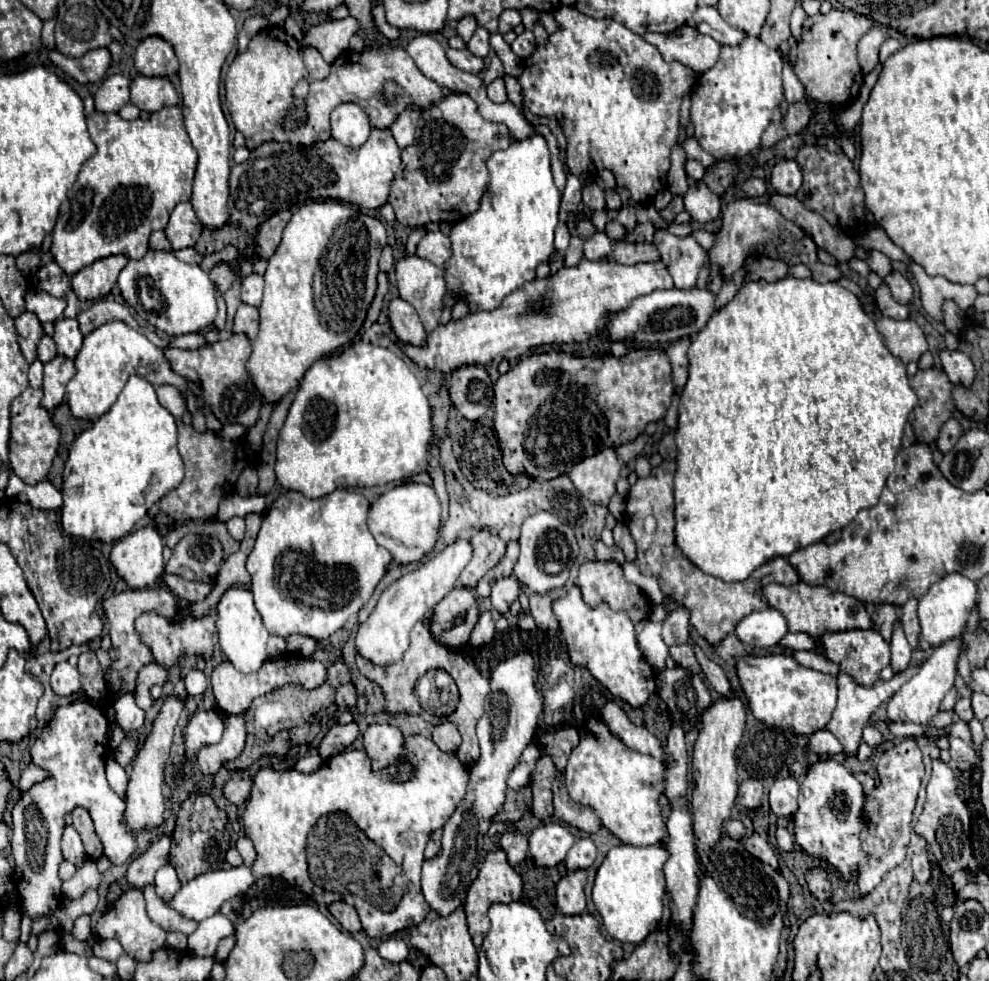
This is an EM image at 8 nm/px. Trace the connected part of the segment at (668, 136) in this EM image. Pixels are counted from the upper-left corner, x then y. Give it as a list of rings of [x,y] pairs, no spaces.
[[[559,6],[555,10],[555,20],[559,22],[559,30],[549,34],[547,44],[537,44],[535,52],[521,62],[523,72],[519,76],[519,84],[521,84],[521,92],[523,92],[523,100],[525,100],[527,108],[533,114],[555,118],[559,122],[559,126],[563,128],[563,134],[567,138],[567,166],[569,166],[571,174],[579,176],[581,172],[591,172],[591,164],[593,164],[593,168],[597,172],[599,170],[611,170],[615,176],[619,176],[619,178],[615,178],[617,184],[627,188],[635,202],[651,202],[659,190],[667,188],[667,172],[669,172],[669,166],[671,166],[671,150],[677,144],[677,136],[679,136],[679,106],[681,106],[683,96],[691,92],[691,88],[693,88],[693,84],[697,80],[697,72],[683,66],[681,62],[671,62],[671,64],[665,62],[661,58],[659,50],[653,44],[649,44],[643,36],[627,30],[625,26],[621,26],[619,22],[615,22],[611,18],[595,20],[595,18],[589,18],[589,16],[581,14],[573,6]]]

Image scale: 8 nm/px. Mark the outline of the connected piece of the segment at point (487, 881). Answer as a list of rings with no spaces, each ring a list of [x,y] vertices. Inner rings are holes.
[[[495,850],[489,852],[483,866],[479,868],[479,876],[477,880],[471,884],[467,898],[465,898],[465,914],[467,914],[467,926],[469,926],[469,934],[473,938],[473,944],[477,948],[481,948],[481,942],[485,938],[485,934],[489,932],[489,918],[487,918],[487,910],[491,904],[509,904],[521,898],[523,892],[523,880],[521,876],[509,866],[507,862],[507,854],[503,850]]]

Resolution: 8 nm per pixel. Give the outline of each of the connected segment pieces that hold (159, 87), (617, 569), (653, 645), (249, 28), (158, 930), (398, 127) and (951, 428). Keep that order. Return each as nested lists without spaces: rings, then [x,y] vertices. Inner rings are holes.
[[[139,76],[131,82],[131,102],[139,110],[157,112],[165,106],[175,106],[179,102],[179,96],[169,78]]]
[[[593,560],[593,562],[583,562],[579,566],[579,578],[577,578],[577,586],[581,588],[581,594],[583,594],[583,602],[591,608],[599,606],[601,602],[609,604],[611,610],[623,610],[627,612],[629,620],[633,624],[645,620],[649,616],[649,610],[651,610],[651,602],[649,598],[645,596],[645,592],[635,586],[635,584],[629,584],[625,578],[623,578],[623,568],[615,562],[599,562],[599,560]]]
[[[647,622],[641,634],[637,636],[639,650],[643,656],[647,656],[647,662],[653,666],[655,672],[665,668],[665,658],[669,656],[669,648],[661,638],[661,624],[659,622]]]
[[[249,16],[249,18],[243,22],[243,28],[241,28],[239,36],[237,36],[237,48],[239,48],[239,52],[243,52],[243,48],[247,48],[247,44],[249,44],[249,40],[251,40],[259,30],[263,30],[263,28],[267,28],[267,26],[269,26],[269,20],[267,20],[265,16]]]
[[[131,888],[131,890],[123,892],[115,902],[107,904],[107,910],[97,920],[95,934],[97,934],[97,938],[117,938],[123,944],[126,953],[136,961],[149,962],[151,952],[155,952],[159,948],[165,948],[167,930],[163,930],[161,926],[157,926],[149,920],[147,912],[145,912],[143,892],[139,888]]]
[[[405,110],[405,112],[399,114],[397,122],[389,128],[401,150],[413,144],[413,134],[415,134],[417,120],[419,120],[419,110]]]
[[[953,418],[947,420],[947,424],[943,424],[941,434],[939,434],[939,438],[937,438],[937,448],[939,448],[939,452],[947,454],[947,452],[957,444],[957,440],[961,438],[961,434],[963,434],[963,430],[961,430],[959,422],[953,420]]]

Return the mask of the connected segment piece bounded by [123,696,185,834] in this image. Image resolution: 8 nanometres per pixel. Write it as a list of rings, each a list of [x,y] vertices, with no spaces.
[[[169,696],[161,708],[157,718],[153,720],[153,728],[147,734],[147,738],[143,740],[143,744],[137,750],[137,756],[133,760],[133,770],[129,776],[129,784],[127,784],[127,792],[125,792],[125,826],[137,834],[141,830],[149,830],[149,828],[157,828],[163,824],[163,770],[165,770],[165,762],[169,758],[169,748],[171,748],[171,740],[173,740],[173,728],[179,720],[179,714],[183,710],[185,702],[179,700],[177,696]]]

